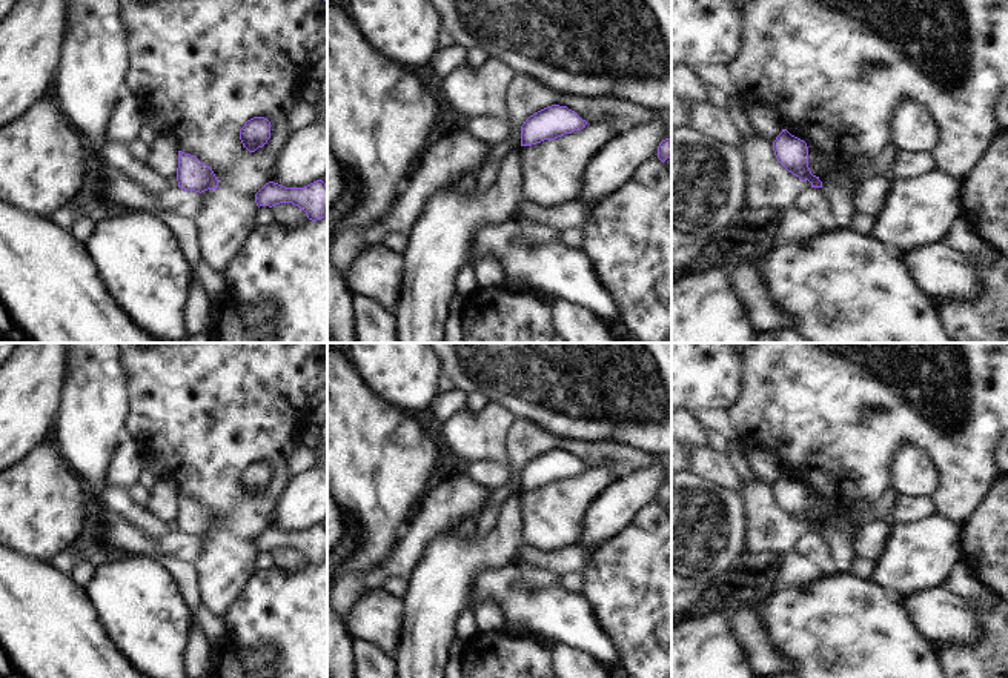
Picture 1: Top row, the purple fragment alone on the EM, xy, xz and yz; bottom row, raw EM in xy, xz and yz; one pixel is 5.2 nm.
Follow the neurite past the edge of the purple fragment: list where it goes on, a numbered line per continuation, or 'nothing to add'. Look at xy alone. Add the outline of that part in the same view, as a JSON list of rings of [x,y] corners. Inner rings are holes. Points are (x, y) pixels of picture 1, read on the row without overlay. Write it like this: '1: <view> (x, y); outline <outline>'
nothing to add

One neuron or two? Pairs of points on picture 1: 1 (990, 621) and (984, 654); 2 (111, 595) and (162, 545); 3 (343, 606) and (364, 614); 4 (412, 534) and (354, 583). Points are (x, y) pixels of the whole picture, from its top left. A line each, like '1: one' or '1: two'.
1: one
2: two
3: two
4: one

